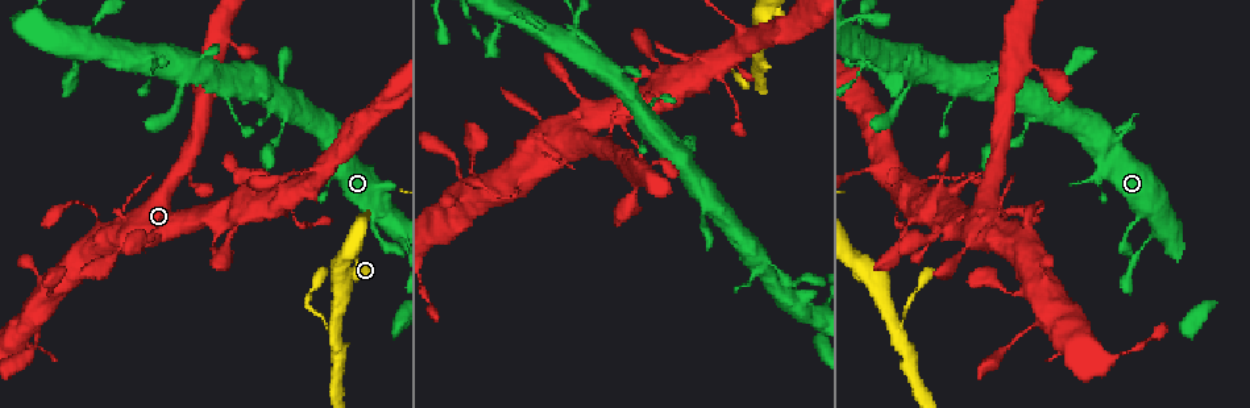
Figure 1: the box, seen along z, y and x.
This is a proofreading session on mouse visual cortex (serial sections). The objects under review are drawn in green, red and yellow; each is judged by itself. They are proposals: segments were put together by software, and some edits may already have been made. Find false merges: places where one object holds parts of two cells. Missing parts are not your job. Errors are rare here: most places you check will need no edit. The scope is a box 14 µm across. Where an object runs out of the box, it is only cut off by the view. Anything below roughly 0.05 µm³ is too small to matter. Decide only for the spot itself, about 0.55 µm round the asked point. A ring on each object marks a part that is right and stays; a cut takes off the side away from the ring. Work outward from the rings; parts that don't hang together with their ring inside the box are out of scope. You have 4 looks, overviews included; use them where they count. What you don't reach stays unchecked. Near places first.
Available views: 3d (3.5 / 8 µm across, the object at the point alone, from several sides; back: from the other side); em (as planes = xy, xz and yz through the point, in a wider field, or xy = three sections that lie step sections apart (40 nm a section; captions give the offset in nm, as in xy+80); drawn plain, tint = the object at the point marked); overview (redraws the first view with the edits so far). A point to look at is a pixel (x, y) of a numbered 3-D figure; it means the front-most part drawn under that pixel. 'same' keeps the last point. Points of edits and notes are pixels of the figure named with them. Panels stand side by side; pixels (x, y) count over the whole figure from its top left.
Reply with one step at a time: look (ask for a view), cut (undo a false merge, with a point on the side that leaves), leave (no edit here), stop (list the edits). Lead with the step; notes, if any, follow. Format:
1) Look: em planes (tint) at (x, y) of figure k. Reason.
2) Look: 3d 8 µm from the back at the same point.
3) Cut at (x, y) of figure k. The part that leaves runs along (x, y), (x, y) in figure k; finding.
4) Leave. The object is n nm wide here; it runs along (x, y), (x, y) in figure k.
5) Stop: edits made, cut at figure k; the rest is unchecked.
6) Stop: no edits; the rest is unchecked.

Look: 3d 3.5 µm at (754, 54) of figure 1. Side arm on a straight run.

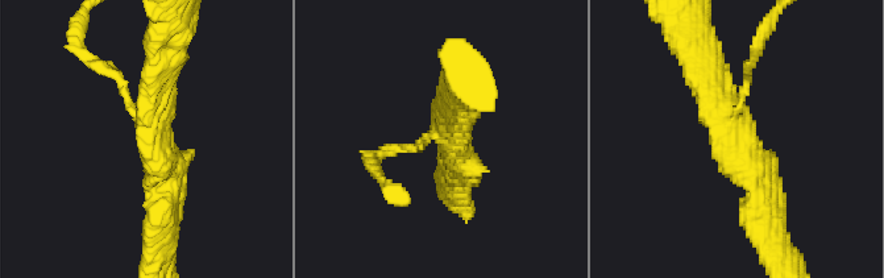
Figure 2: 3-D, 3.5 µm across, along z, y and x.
Look: em planes (tint) at (730, 118) of figure 2.

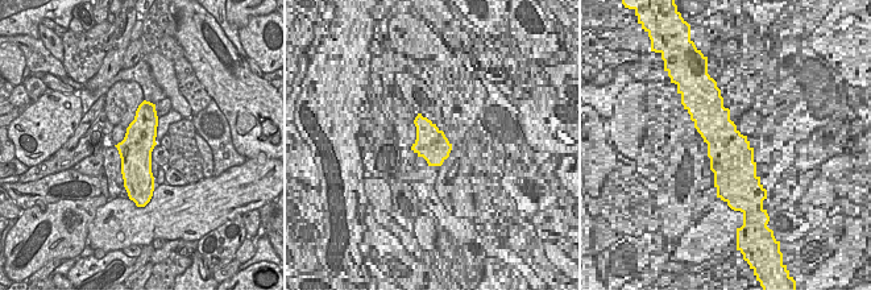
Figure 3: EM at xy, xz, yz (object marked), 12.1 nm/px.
Leave. The object is 400 nm wide here; it runs along (146, 104), (133, 186) in figure 3; all the same cell.

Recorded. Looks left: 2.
Look: 3d 3.5 µm at (572, 37) of figure 1. Thin neck.

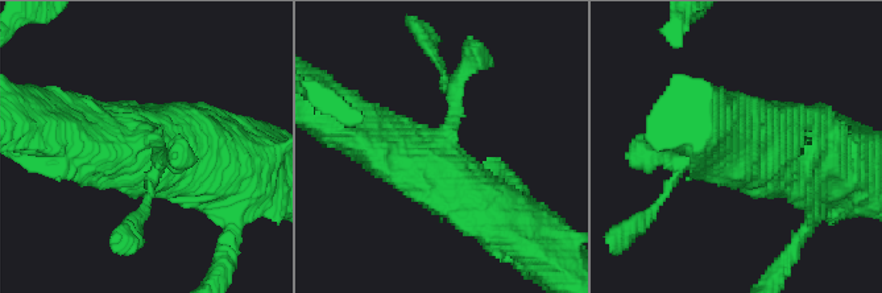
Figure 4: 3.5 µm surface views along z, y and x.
Look: em planes (tint) at (445, 136) of figure 4. Now the EM.

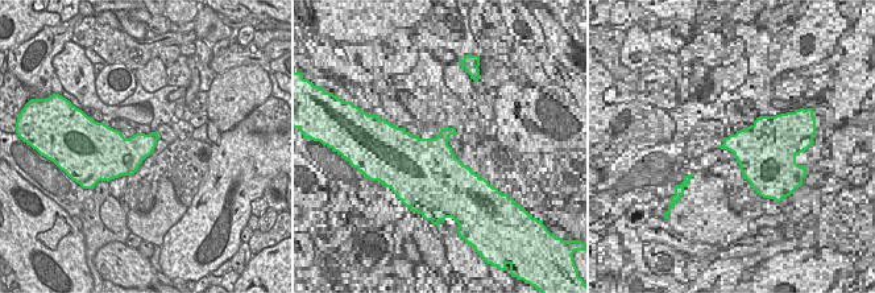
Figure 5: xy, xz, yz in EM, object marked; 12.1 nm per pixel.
Leave. It runs along (509, 221), (456, 176), (359, 132) in figure 4; one cell here.

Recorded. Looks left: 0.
Stop: no edits; the rest is unchecked.

